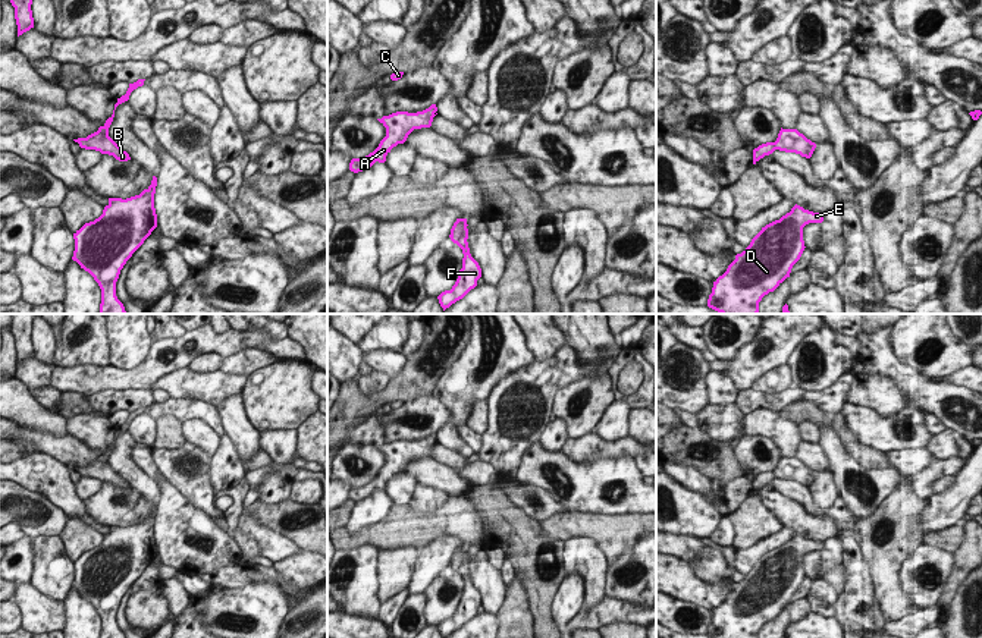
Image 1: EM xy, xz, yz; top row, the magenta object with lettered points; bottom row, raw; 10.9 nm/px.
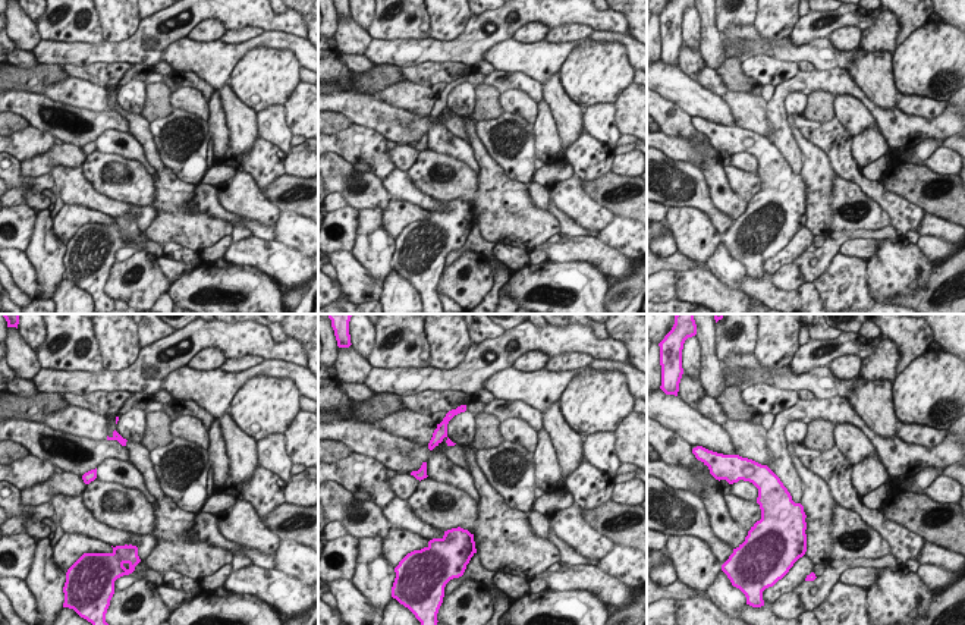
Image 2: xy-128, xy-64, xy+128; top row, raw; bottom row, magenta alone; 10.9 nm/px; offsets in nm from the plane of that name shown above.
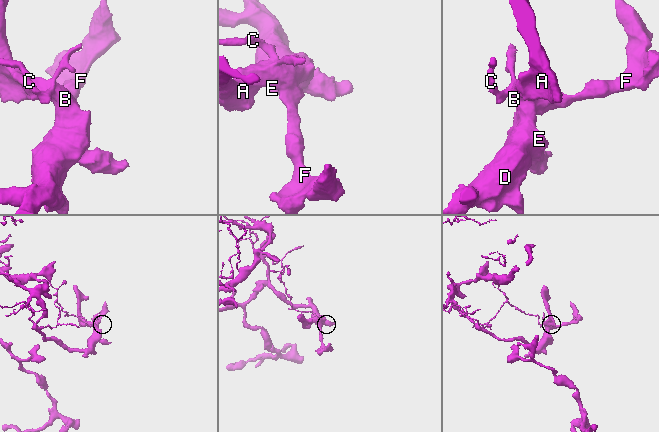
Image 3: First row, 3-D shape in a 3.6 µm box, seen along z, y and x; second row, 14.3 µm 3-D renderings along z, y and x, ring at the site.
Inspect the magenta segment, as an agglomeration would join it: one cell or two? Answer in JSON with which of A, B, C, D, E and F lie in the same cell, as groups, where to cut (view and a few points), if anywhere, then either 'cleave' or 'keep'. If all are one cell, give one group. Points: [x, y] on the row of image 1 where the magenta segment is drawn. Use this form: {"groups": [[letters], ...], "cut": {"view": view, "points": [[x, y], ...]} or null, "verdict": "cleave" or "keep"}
{"groups": [["A", "B", "D", "E", "F"], ["C"]], "cut": {"view": "xy", "points": [[99, 129], [107, 137]]}, "verdict": "cleave"}

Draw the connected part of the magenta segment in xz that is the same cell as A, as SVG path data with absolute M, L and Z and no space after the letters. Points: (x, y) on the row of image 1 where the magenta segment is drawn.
M426 109L417 113L396 111L377 119L386 128L386 136L368 155L363 158L352 158L349 170L358 173L371 167L376 161L385 163L386 155L393 147L404 144L414 129L430 128L434 116L434 113L430 113L429 109Z

